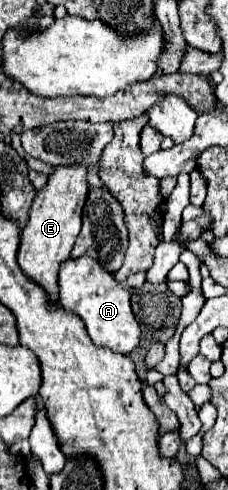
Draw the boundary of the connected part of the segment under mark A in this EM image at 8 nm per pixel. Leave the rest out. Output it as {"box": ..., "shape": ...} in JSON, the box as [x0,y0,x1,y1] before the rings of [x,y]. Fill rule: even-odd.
{"box":[58,257,140,353],"shape":[[[88,257],[66,259],[60,267],[58,283],[60,283],[60,305],[84,321],[86,331],[96,345],[108,347],[116,353],[130,353],[132,349],[138,347],[140,329],[130,307],[130,293],[114,279],[112,273],[104,271],[104,267],[96,263],[96,259]]]}

